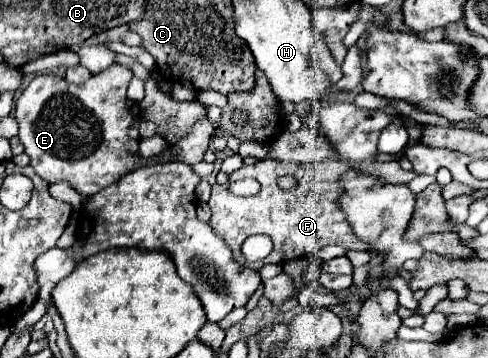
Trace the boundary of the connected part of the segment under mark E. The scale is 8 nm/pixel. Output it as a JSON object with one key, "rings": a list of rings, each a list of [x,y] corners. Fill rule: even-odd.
{"rings":[[[112,66],[82,86],[68,84],[56,74],[36,76],[16,102],[16,120],[34,172],[48,184],[66,180],[82,196],[92,196],[118,182],[142,162],[138,152],[140,110],[130,100],[124,106],[122,100],[114,102]]]}

